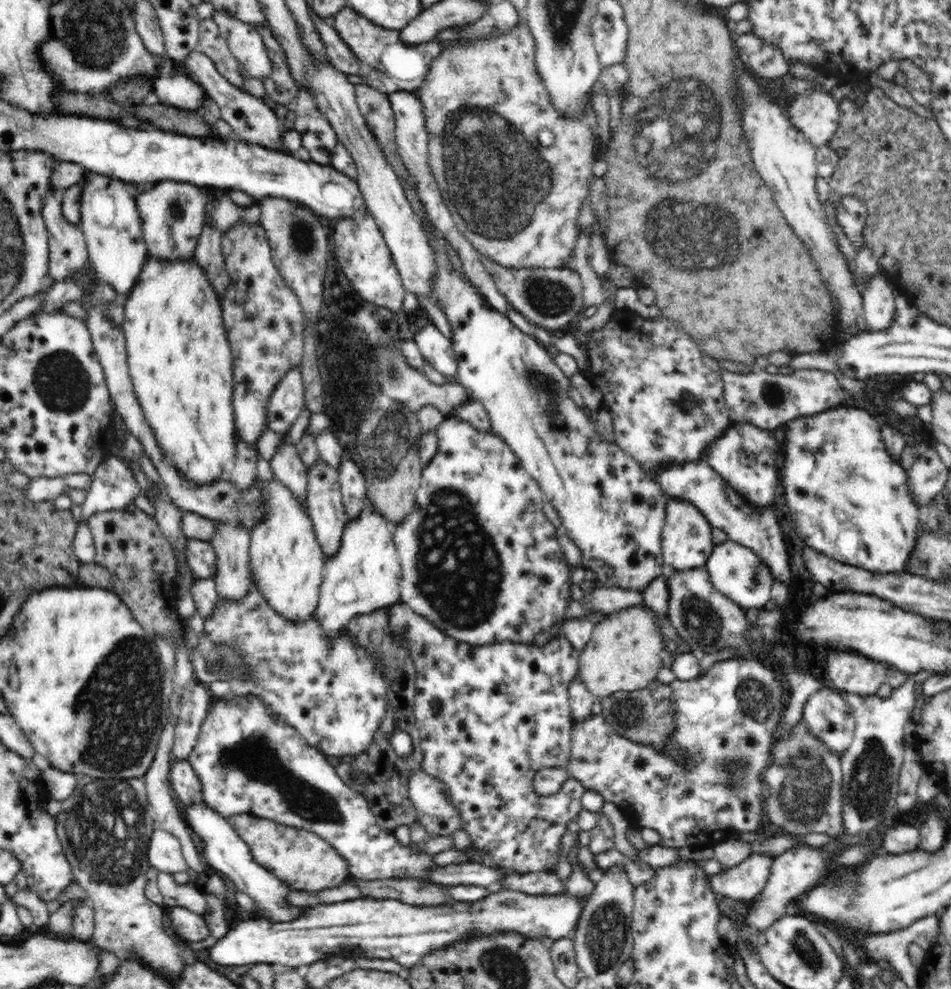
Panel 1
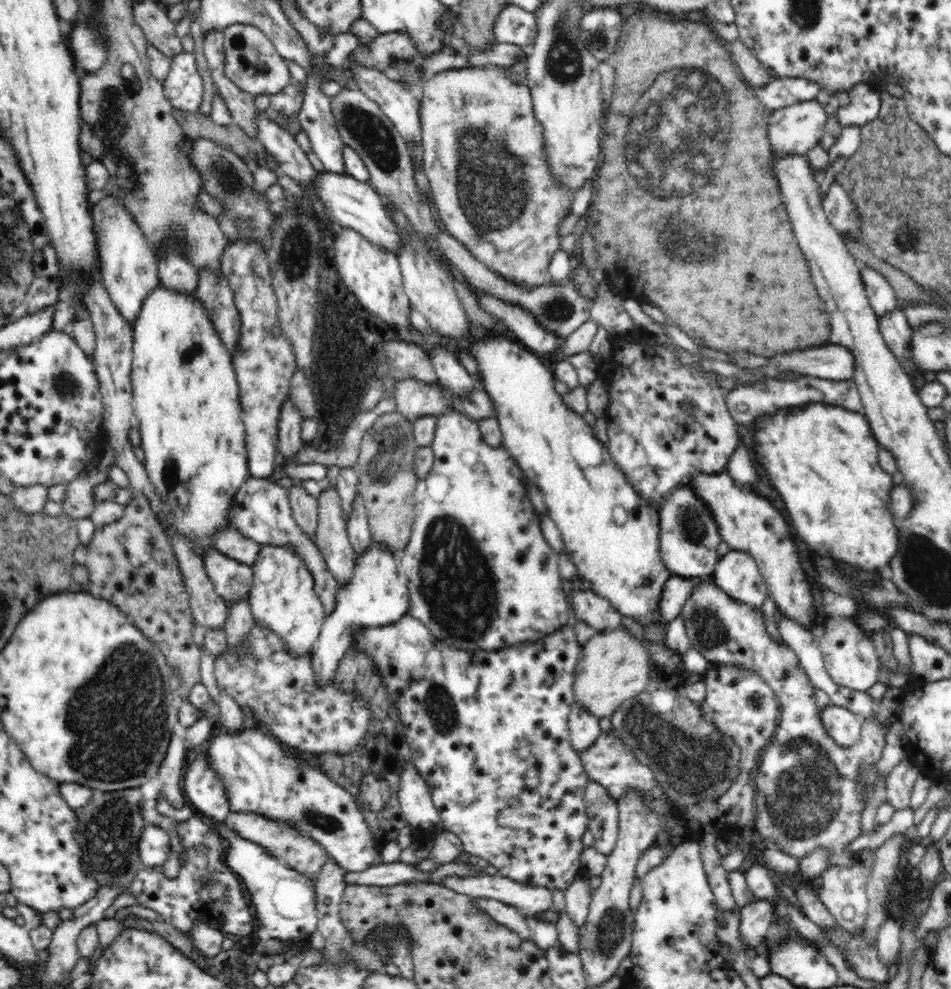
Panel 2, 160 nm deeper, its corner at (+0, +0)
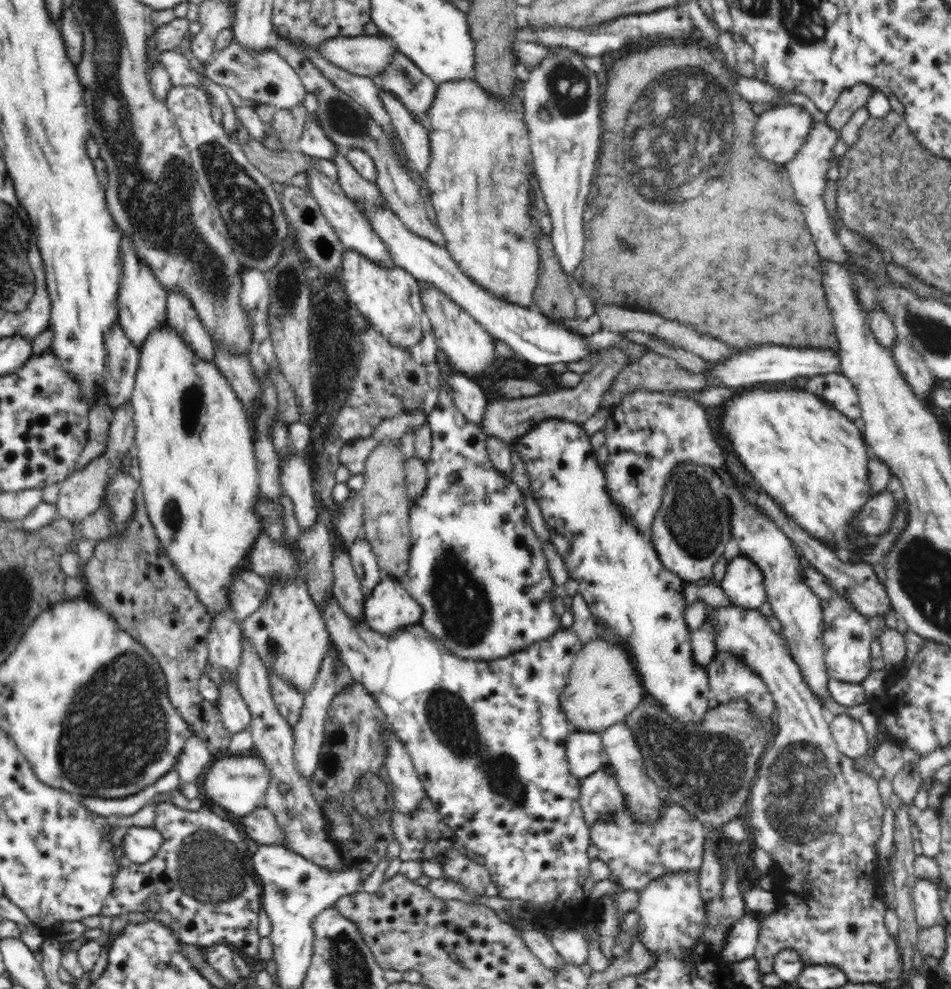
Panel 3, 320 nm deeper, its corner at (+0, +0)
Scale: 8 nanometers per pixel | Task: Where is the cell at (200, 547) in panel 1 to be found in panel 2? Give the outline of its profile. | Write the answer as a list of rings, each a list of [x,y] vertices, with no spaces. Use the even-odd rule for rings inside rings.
[[[216,548],[206,551],[202,560],[214,590],[227,604],[238,598],[249,598],[252,586],[251,566],[227,557]]]

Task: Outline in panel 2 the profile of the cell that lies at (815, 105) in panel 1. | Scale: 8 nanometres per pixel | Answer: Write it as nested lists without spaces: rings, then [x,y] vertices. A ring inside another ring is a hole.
[[[816,99],[771,111],[767,137],[775,154],[805,155],[819,144],[829,115]]]

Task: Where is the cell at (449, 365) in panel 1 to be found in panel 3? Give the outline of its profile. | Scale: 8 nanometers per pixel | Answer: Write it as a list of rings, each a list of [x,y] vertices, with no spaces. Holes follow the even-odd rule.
[[[456,372],[449,377],[448,385],[452,389],[457,409],[468,422],[482,427],[482,416],[490,399],[488,392],[484,391],[476,381]]]

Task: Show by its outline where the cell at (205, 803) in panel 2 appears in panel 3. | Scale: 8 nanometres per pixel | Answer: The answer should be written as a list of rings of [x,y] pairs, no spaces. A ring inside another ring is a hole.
[[[258,755],[214,758],[212,764],[201,778],[203,800],[213,800],[215,804],[222,806],[232,818],[240,818],[250,814],[258,806],[262,806],[270,780],[269,769],[266,767],[264,759]]]

